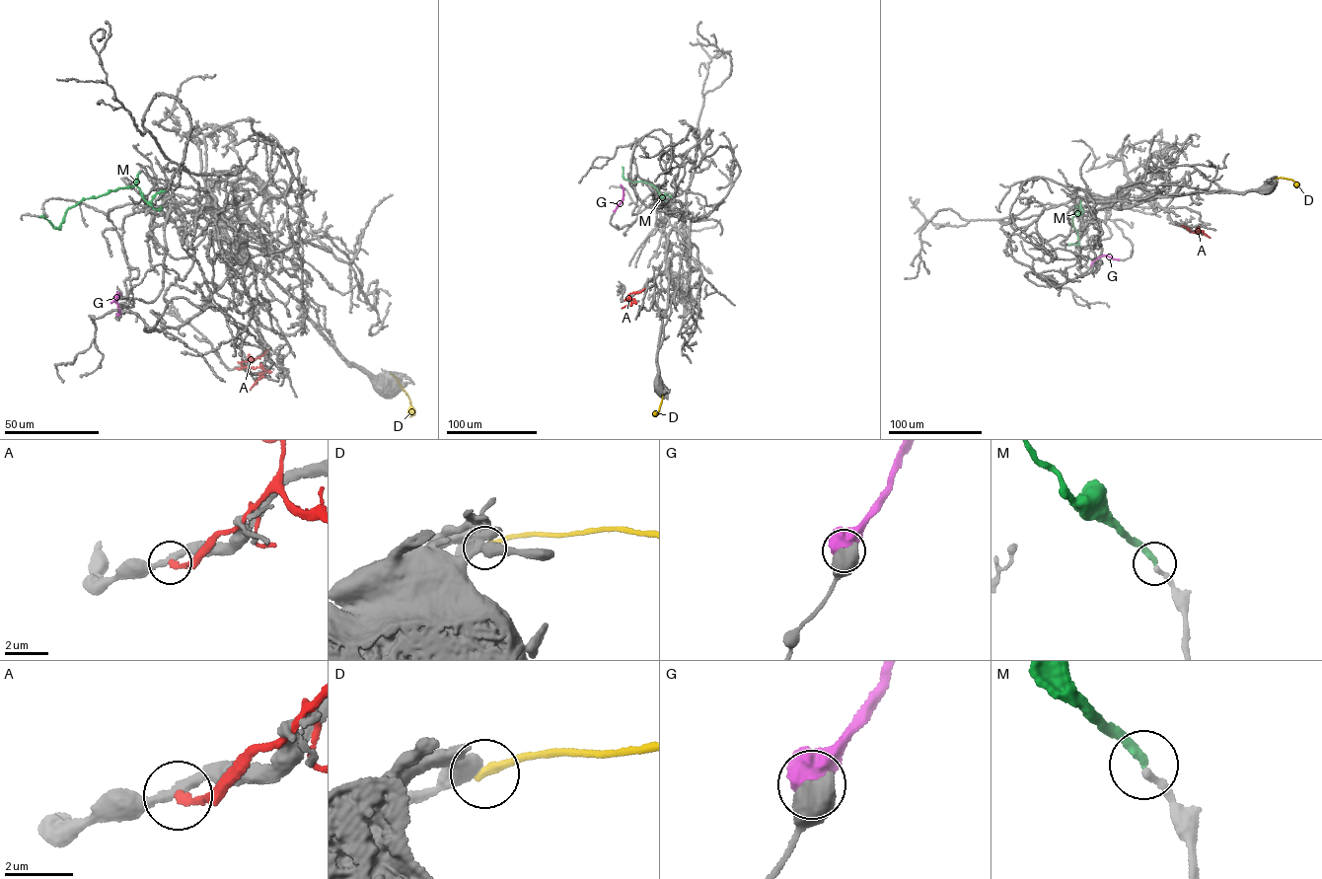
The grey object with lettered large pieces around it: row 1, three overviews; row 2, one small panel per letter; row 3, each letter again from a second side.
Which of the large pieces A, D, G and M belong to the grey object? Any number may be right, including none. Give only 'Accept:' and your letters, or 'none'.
Accept: none

